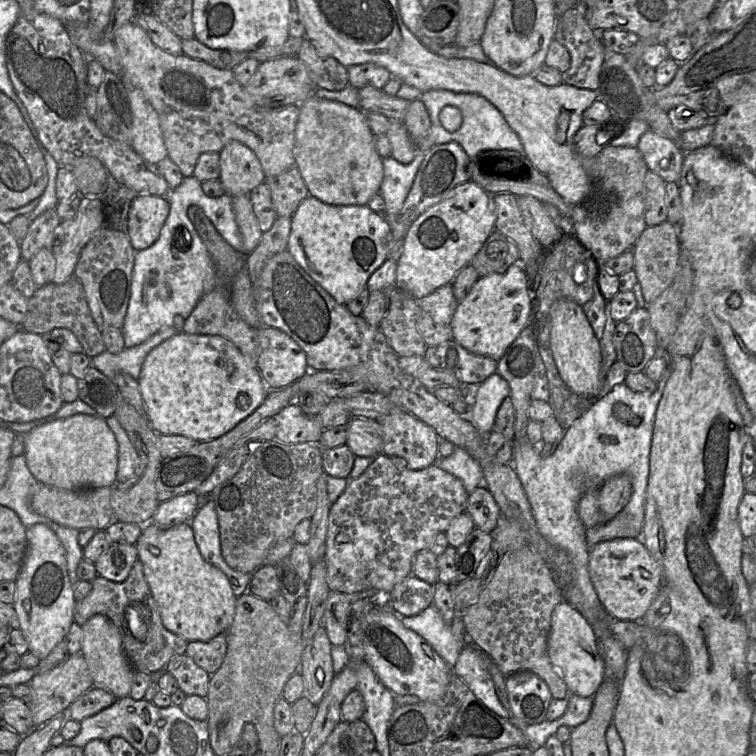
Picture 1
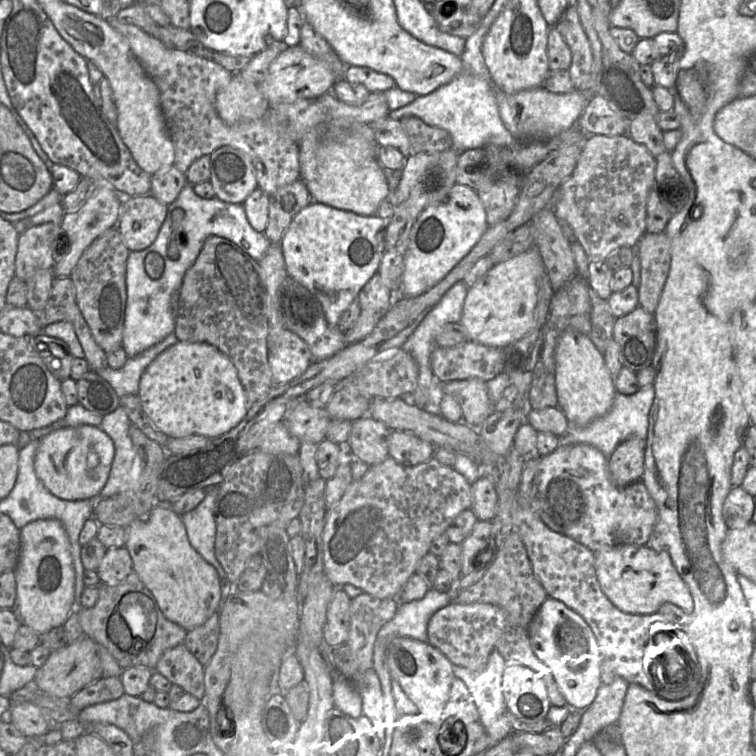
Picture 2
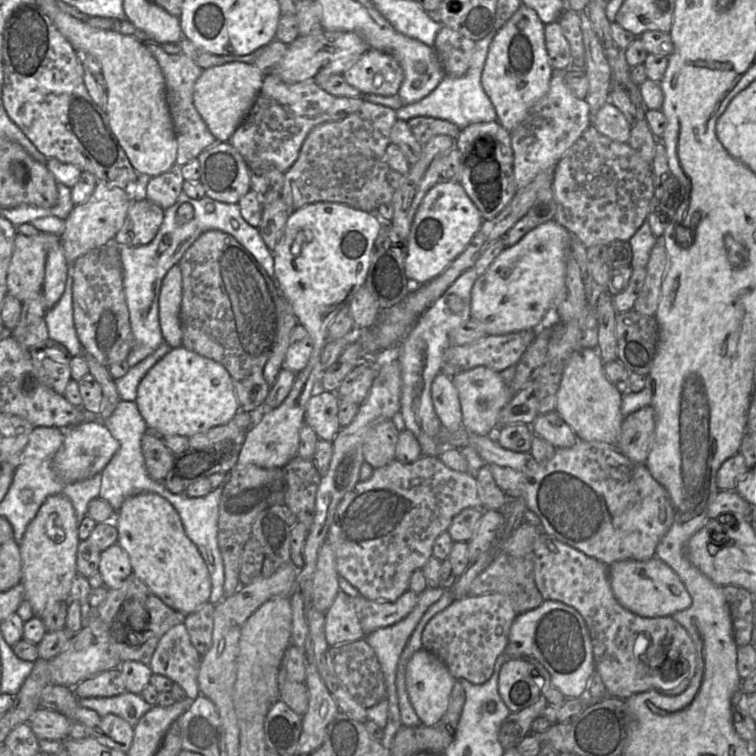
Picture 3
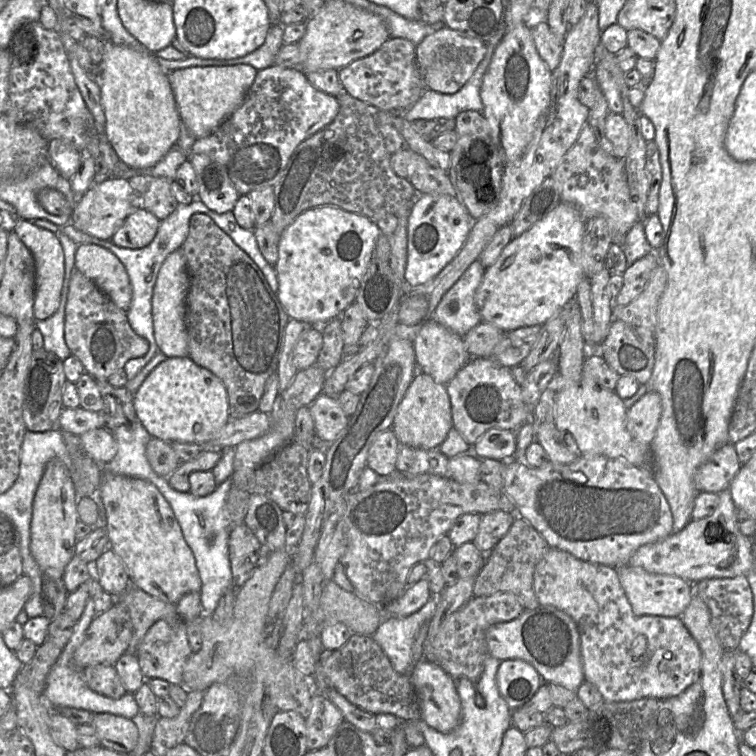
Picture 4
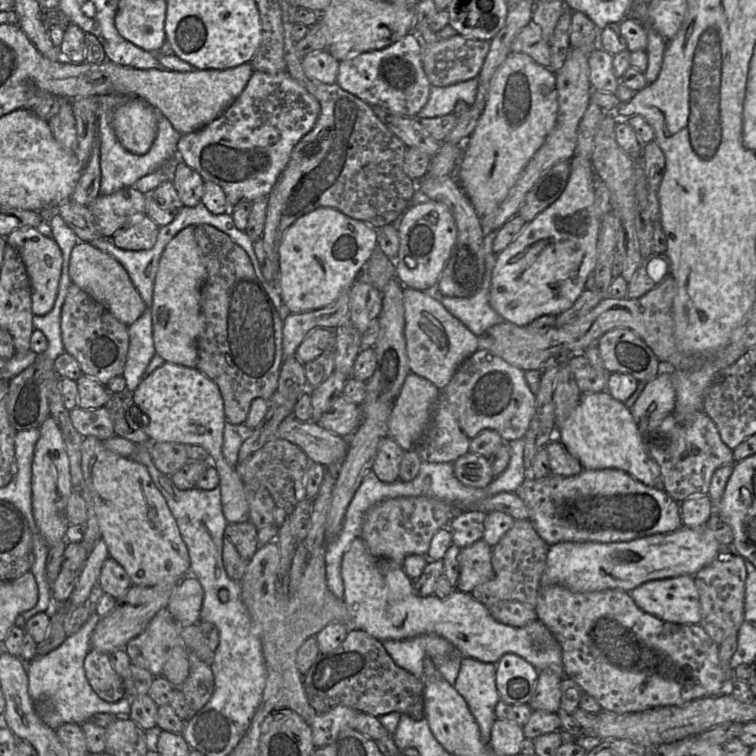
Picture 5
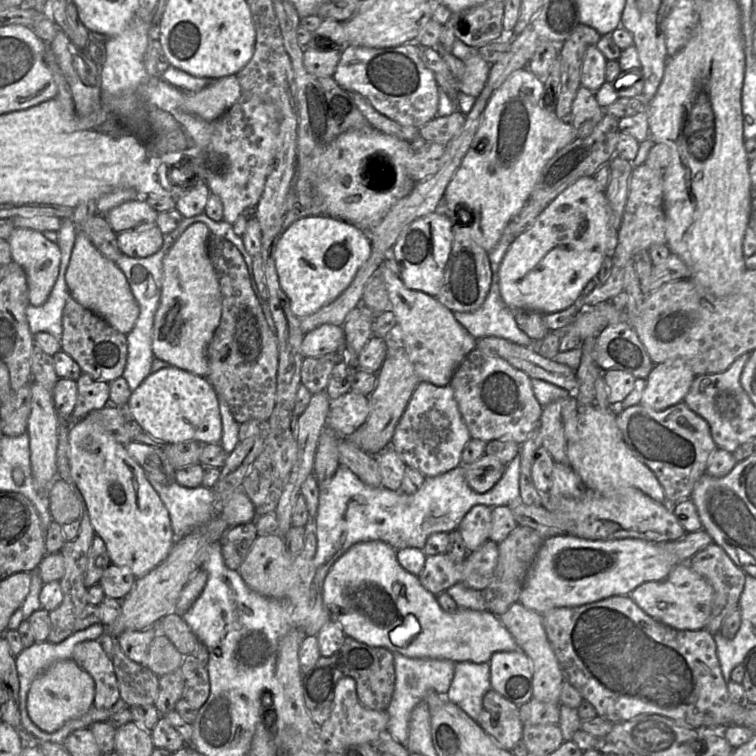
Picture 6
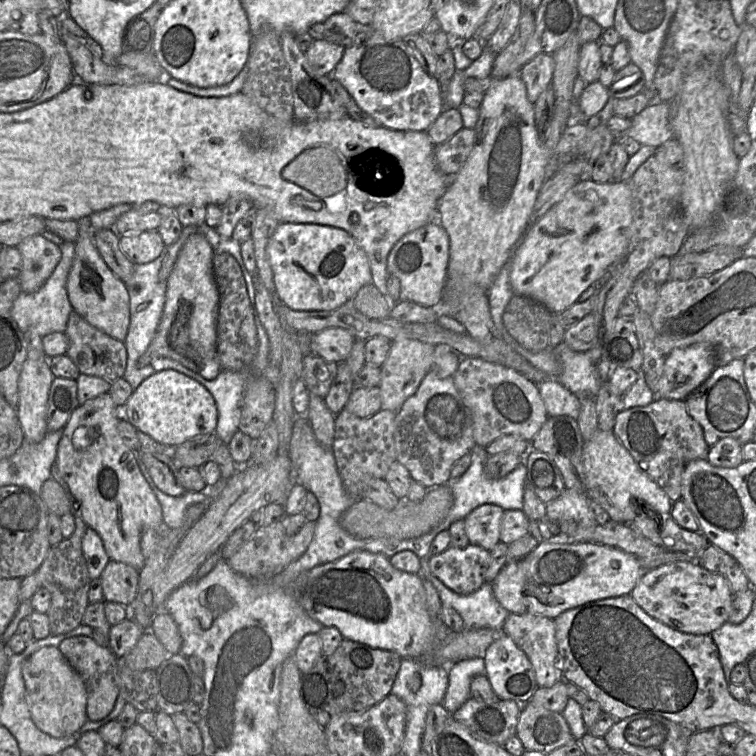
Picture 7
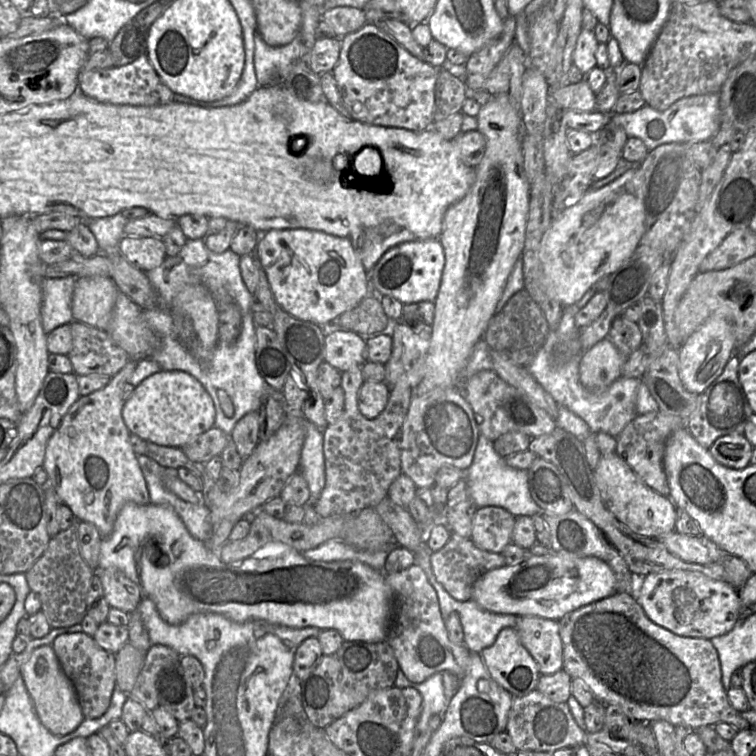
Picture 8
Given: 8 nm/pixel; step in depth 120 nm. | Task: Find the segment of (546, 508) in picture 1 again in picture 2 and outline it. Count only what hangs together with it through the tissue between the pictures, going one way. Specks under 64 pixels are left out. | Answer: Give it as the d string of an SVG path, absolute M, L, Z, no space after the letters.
M646 386L633 395L616 393L614 403L610 411L591 423L582 427L571 427L562 438L563 444L587 444L600 450L609 458L616 448L630 437L638 437L644 441L647 439L649 426L649 413L655 398L654 386Z

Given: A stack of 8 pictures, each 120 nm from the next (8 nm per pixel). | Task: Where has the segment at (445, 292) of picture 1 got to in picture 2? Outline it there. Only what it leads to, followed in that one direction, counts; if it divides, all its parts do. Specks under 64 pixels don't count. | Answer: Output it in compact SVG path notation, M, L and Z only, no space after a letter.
M459 281L455 285L453 285L445 293L440 302L424 317L414 333L401 347L411 355L418 366L418 385L413 392L413 405L431 414L440 415L440 405L428 403L429 387L434 377L434 373L431 368L431 354L437 347L435 338L441 328L447 323L460 322L468 291L469 287L465 284L464 281Z

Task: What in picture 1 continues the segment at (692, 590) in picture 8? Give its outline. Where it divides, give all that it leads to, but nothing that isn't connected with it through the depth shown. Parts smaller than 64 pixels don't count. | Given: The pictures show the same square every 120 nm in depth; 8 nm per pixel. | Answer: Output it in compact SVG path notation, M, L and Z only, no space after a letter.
M617 538L591 547L588 570L604 608L611 617L622 621L641 620L663 584L662 568L641 538Z

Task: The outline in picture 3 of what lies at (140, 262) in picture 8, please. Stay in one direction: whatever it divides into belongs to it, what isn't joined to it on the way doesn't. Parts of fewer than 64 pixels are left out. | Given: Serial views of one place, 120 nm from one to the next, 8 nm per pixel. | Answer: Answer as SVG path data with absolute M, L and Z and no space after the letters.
M143 199L131 201L125 220L115 234L117 246L135 247L151 242L156 236L164 217L164 209Z

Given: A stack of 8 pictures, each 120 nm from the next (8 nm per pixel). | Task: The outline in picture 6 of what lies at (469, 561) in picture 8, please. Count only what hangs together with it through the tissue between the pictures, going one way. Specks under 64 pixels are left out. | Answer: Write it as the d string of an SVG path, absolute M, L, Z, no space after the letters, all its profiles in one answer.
M447 553L426 556L425 565L418 575L421 585L437 596L463 580L463 562L456 562Z

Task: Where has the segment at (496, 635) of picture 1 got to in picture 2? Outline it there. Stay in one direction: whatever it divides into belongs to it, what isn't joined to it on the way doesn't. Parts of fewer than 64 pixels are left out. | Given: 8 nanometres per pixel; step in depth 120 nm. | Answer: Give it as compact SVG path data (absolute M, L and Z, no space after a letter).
M514 531L505 541L483 579L476 585L462 590L453 602L492 604L504 609L507 614L506 627L495 649L503 657L507 666L522 665L535 671L545 683L551 704L564 706L567 704L566 700L553 677L552 671L537 658L532 650L529 637L530 623L547 599L547 592L533 571L526 547L519 534Z

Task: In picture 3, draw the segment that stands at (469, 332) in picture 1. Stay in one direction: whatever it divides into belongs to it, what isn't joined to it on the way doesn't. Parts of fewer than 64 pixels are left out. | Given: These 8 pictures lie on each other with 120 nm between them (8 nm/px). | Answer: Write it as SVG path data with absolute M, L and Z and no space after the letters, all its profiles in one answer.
M553 219L531 230L517 244L505 248L472 288L471 319L480 322L488 335L534 329L556 305L556 297L565 281L571 242L572 234Z

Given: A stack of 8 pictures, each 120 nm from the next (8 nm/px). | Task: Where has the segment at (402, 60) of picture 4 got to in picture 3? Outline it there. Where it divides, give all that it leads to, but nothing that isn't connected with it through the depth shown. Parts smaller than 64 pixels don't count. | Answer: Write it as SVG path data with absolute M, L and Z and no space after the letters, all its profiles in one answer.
M370 49L345 70L342 76L362 95L393 96L399 92L404 71L392 55Z

